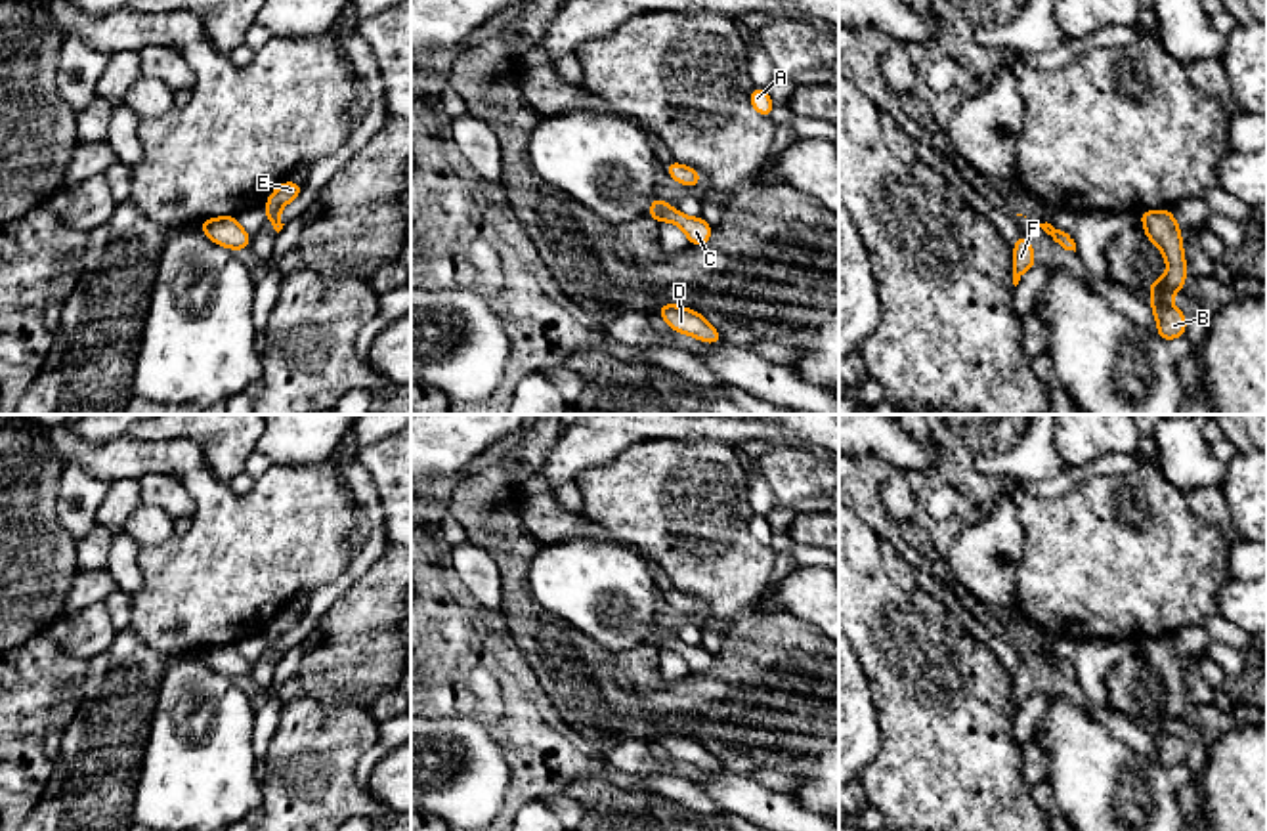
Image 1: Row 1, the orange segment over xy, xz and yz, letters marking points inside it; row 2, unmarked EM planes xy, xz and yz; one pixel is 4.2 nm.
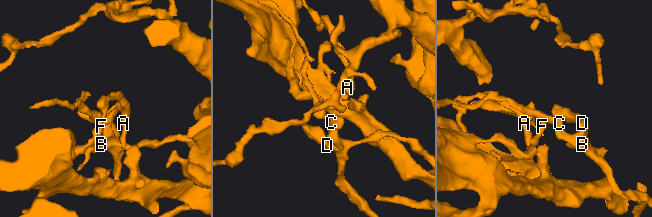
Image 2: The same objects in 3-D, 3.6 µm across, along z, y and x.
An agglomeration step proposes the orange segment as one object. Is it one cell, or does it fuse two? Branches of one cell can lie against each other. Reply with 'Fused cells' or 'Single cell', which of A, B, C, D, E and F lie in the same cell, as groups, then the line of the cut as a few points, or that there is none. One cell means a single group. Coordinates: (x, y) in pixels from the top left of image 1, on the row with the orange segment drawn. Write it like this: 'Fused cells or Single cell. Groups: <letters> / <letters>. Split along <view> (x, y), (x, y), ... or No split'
Fused cells. Groups: A F / B C D E. Split along xz (675, 209), (667, 220)

